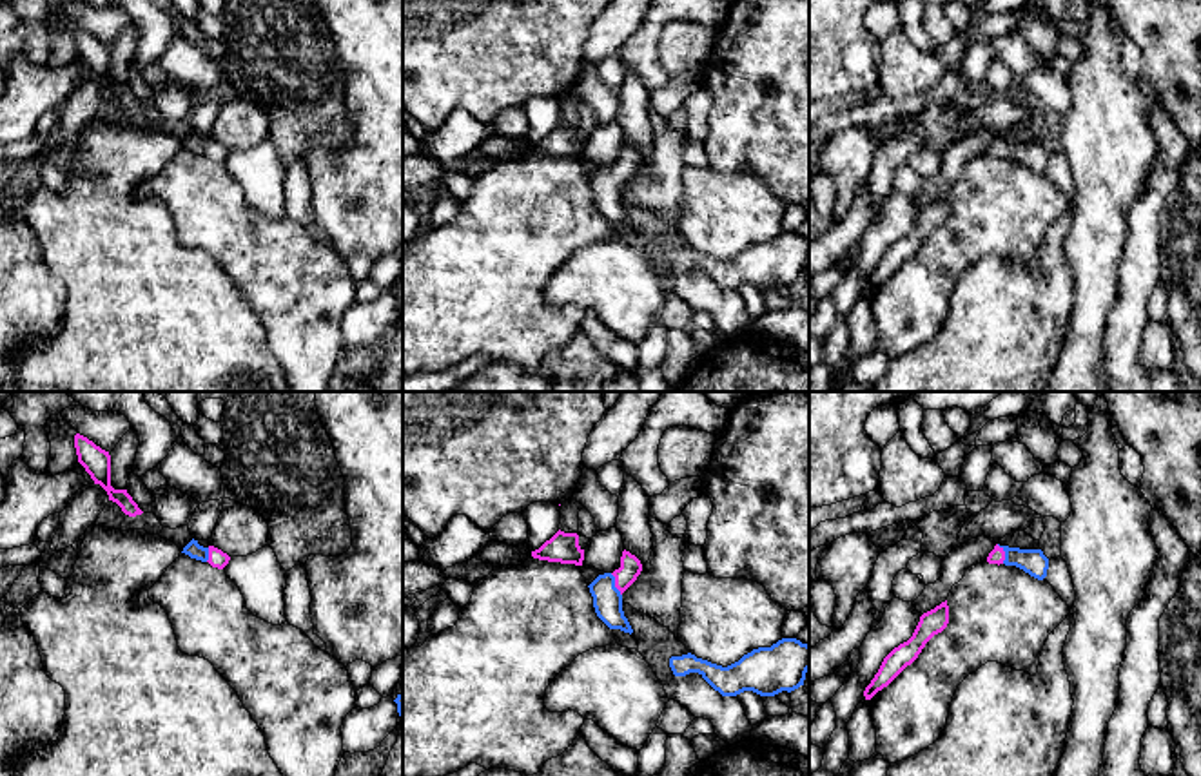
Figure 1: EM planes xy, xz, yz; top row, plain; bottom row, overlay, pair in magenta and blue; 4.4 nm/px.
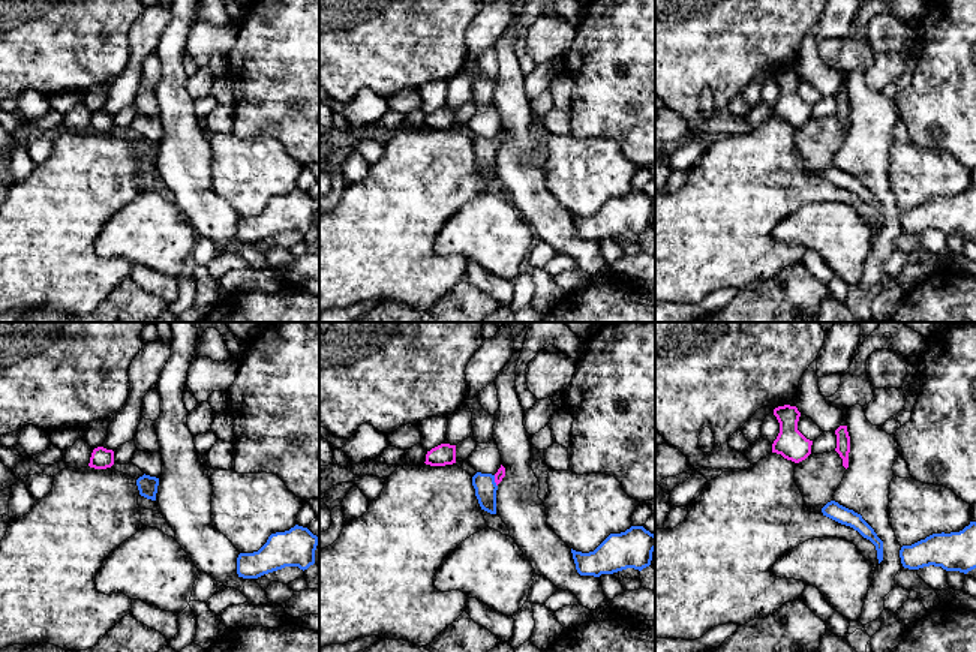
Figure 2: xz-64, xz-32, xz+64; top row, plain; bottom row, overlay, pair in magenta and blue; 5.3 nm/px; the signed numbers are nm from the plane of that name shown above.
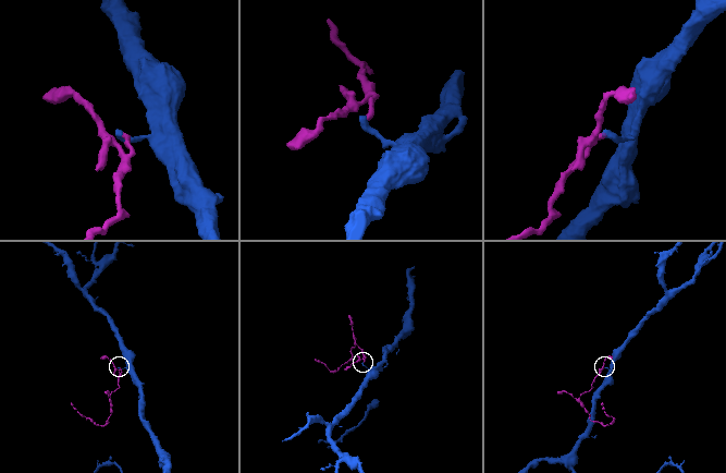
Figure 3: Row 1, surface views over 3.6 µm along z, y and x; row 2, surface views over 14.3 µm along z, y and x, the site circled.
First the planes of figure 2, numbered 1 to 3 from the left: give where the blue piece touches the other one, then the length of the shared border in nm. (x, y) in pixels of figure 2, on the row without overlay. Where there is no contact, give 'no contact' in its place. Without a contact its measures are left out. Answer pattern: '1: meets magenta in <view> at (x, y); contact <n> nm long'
1: no contact
2: meets magenta in xz-32 at (495, 146); contact 70 nm long
3: no contact

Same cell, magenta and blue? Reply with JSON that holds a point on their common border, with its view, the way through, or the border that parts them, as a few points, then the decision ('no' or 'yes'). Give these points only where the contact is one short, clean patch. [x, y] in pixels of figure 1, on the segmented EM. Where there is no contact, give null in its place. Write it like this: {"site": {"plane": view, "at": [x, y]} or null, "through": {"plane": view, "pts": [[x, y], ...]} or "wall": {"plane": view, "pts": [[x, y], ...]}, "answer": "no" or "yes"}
{"site": {"plane": "xz", "at": [615, 584]}, "through": {"plane": "xz", "pts": [[630, 568], [615, 584], [606, 593], [606, 599]]}, "answer": "yes"}

